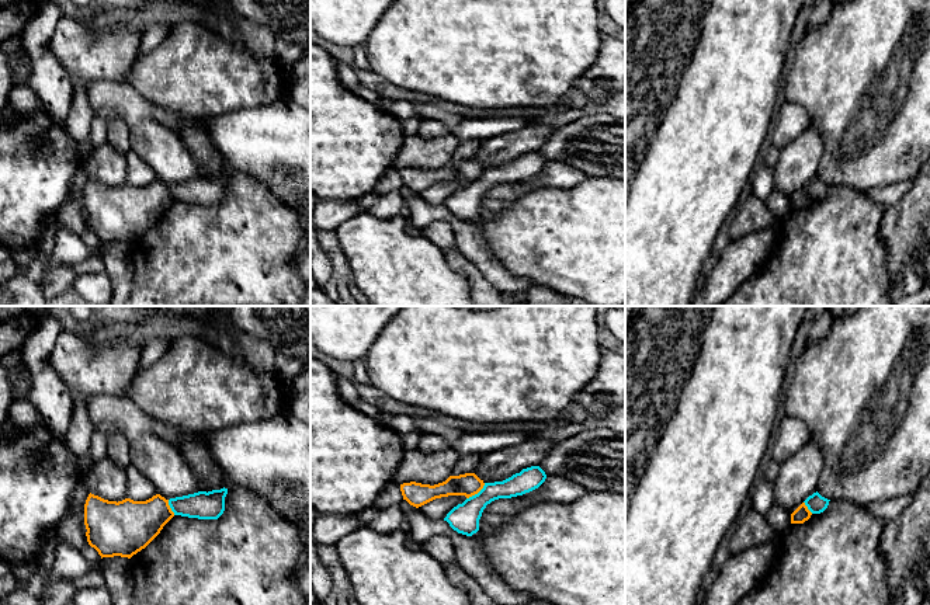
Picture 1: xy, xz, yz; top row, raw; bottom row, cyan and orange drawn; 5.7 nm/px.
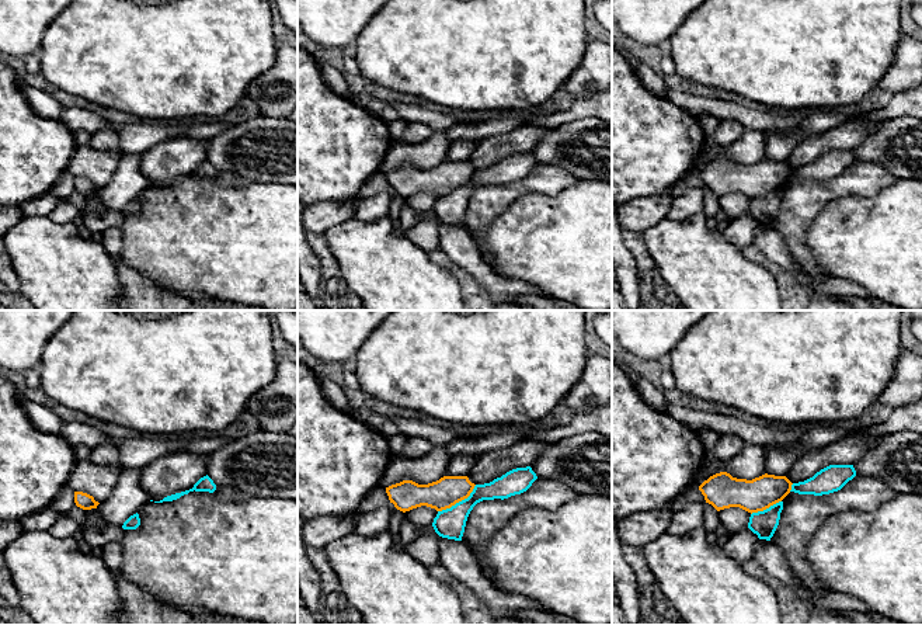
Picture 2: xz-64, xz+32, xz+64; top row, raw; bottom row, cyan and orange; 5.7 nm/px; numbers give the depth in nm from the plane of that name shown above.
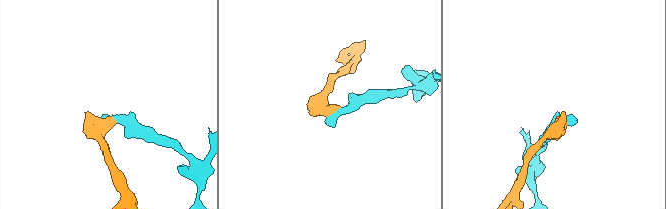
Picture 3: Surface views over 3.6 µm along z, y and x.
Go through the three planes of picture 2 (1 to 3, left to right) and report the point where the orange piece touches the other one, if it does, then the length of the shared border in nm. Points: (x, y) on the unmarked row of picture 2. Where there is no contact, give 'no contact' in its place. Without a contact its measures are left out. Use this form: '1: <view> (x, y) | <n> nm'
1: no contact
2: xz+32 (459, 187) | 280 nm
3: xz+64 (766, 194) | 190 nm

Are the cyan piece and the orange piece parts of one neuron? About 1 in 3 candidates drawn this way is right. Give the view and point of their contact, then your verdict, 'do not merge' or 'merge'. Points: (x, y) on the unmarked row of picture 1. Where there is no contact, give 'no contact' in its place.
xz (478, 178) | do not merge

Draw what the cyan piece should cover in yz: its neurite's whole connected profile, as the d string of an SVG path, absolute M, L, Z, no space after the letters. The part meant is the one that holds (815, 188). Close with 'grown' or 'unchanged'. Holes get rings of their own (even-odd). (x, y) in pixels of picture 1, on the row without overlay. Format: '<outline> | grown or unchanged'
M818 177L809 181L804 188L812 199L823 198L829 191L827 184L822 182Z | unchanged

